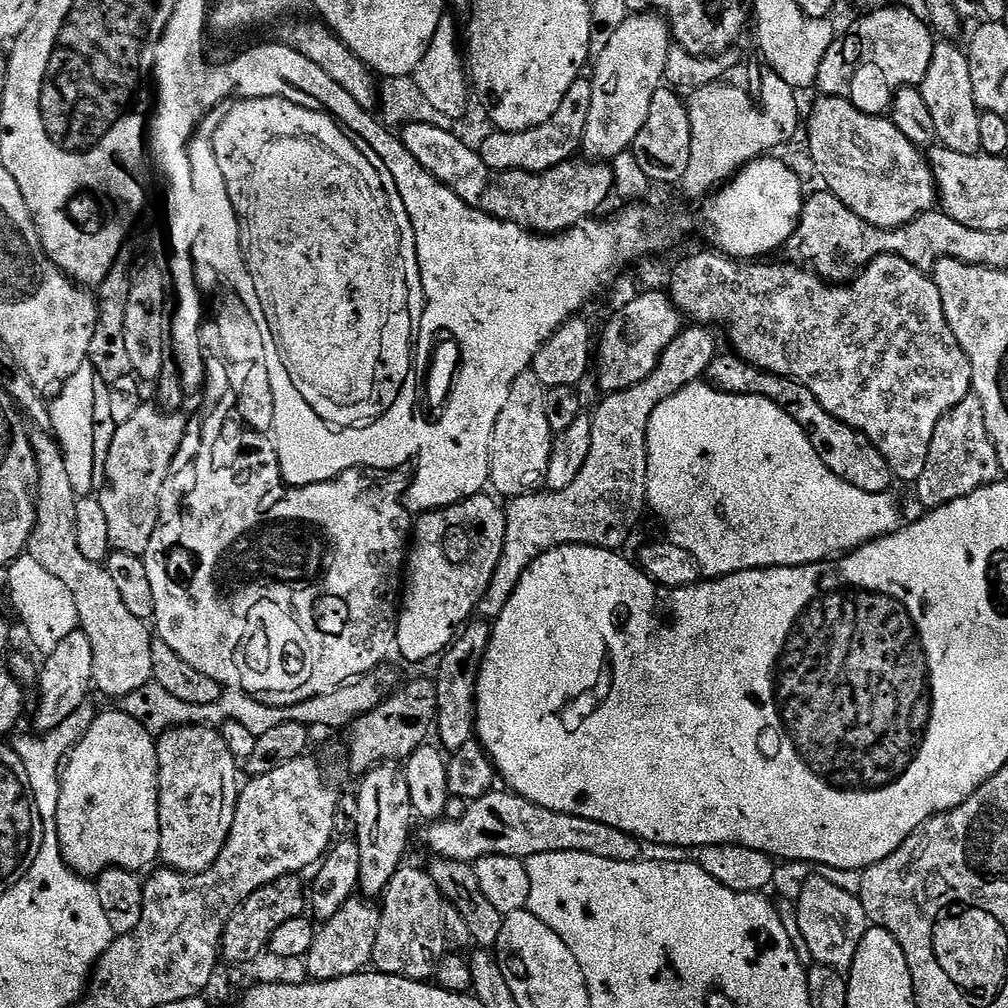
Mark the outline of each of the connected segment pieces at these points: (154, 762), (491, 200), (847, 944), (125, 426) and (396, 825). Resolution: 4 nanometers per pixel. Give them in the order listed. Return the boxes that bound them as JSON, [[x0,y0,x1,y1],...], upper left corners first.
[[58,710,160,878],[400,124,614,234],[794,874,870,970],[98,402,190,557],[355,762,414,898]]

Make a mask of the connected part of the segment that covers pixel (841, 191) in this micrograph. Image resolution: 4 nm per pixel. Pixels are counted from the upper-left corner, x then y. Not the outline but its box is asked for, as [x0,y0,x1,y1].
[806,95,937,228]

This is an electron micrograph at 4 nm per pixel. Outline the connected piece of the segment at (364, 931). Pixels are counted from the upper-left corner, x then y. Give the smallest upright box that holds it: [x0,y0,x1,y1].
[306,898,380,981]

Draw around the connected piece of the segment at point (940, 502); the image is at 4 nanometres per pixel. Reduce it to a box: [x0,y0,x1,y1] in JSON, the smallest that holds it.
[914,394,1001,509]

